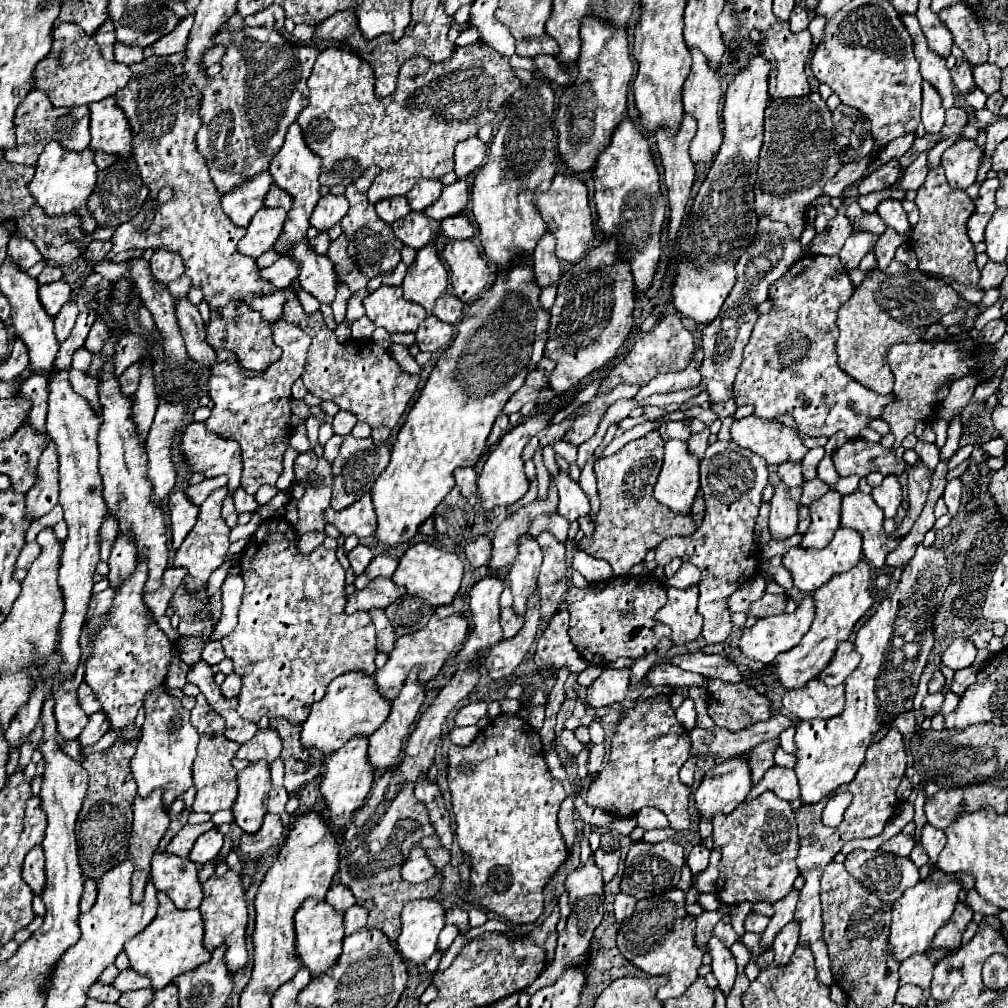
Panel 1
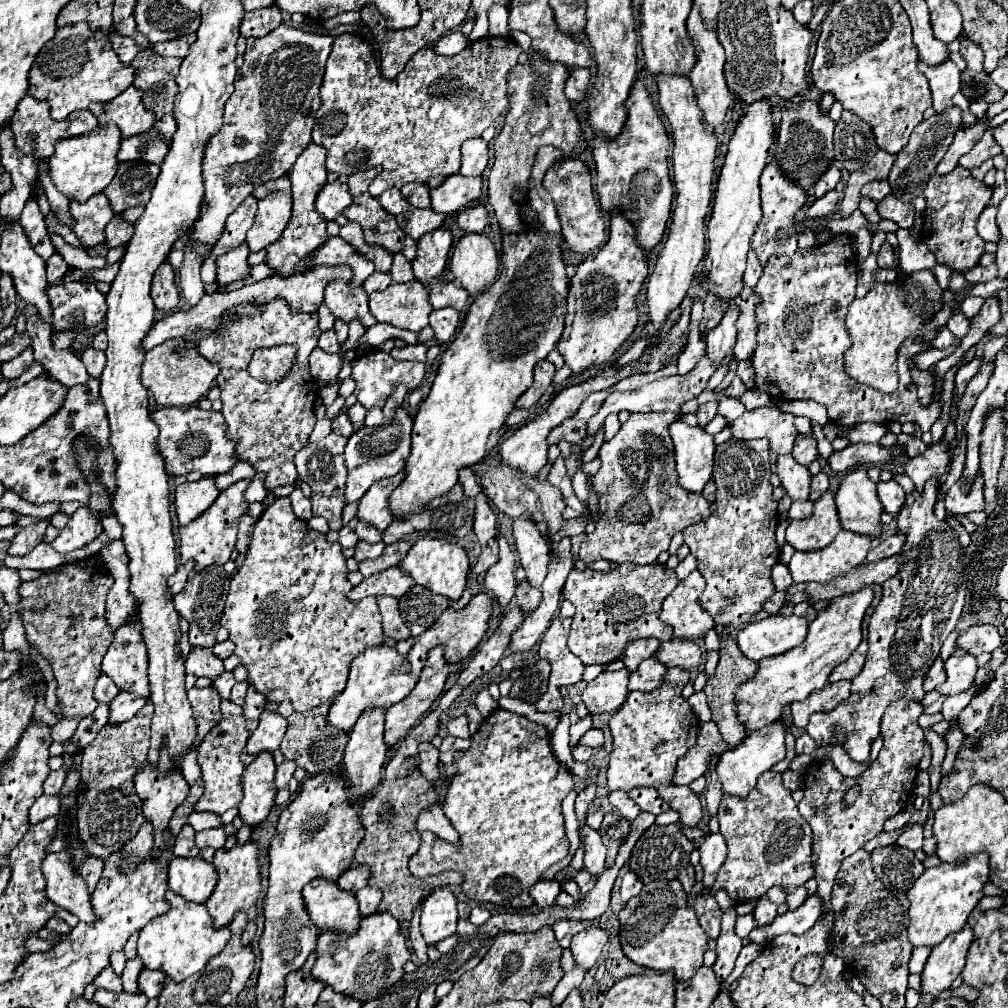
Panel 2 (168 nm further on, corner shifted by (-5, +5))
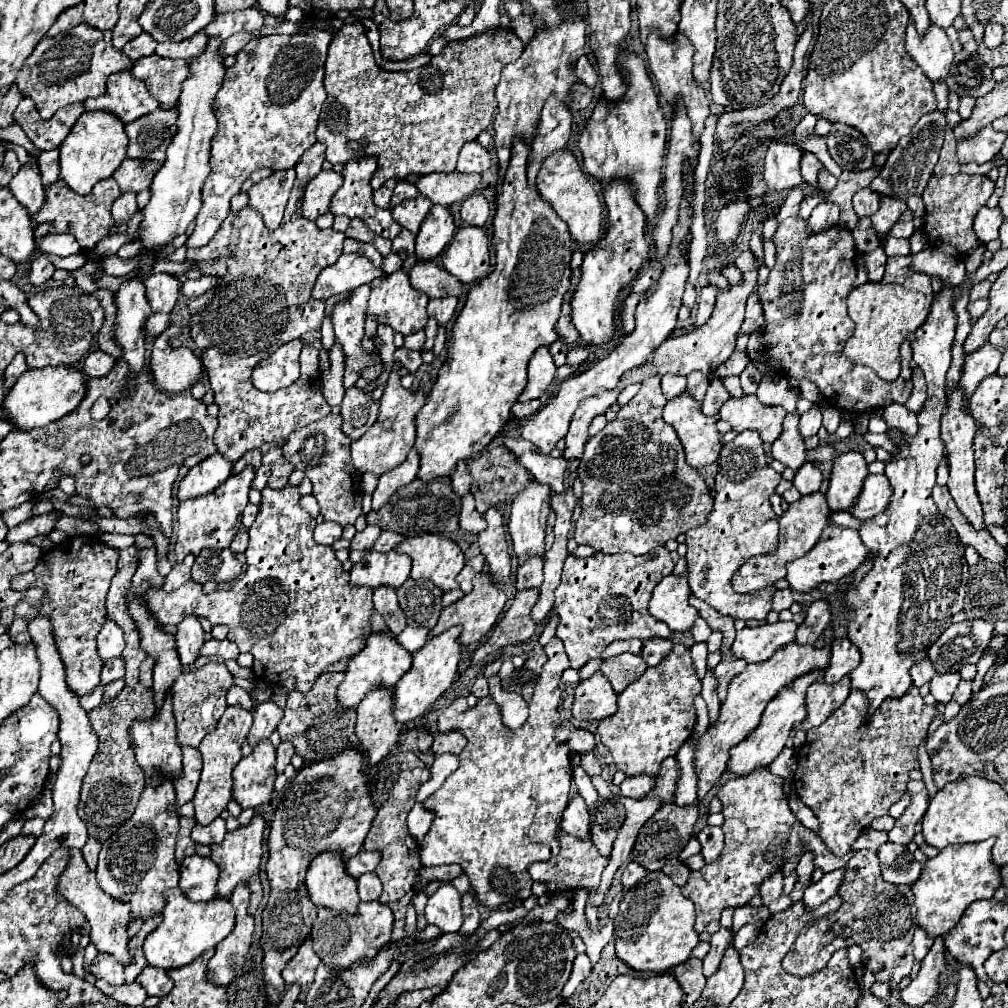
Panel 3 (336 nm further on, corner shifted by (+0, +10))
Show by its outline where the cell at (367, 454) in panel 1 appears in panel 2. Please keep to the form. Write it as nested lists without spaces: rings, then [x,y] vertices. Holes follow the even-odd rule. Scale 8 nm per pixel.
[[[399,406],[391,418],[393,418],[391,424],[373,426],[373,428],[363,426],[361,430],[357,430],[349,438],[349,444],[345,448],[345,462],[347,462],[347,468],[349,468],[345,496],[347,496],[349,504],[359,500],[371,488],[371,484],[375,480],[381,480],[381,478],[387,478],[387,476],[395,476],[397,472],[401,472],[405,462],[407,462],[407,458],[409,458],[413,418],[411,418],[411,414],[409,414],[409,410],[405,406]]]

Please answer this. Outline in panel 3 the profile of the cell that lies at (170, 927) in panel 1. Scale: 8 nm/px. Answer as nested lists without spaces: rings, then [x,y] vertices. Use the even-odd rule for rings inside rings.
[[[180,889],[164,891],[166,905],[162,909],[162,923],[146,937],[144,941],[144,957],[148,965],[160,969],[178,969],[194,959],[198,959],[204,951],[216,947],[232,929],[234,929],[234,909],[230,901],[212,899],[206,903],[188,901]]]

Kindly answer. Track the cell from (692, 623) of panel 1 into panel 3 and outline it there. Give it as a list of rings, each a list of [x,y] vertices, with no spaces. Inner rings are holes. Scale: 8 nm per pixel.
[[[666,575],[652,593],[650,613],[664,621],[670,631],[688,631],[700,617],[690,605],[690,587],[686,575]]]

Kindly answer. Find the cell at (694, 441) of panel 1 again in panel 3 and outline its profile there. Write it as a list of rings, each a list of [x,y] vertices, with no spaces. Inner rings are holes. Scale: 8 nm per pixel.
[[[694,371],[694,373],[688,375],[688,391],[690,391],[690,395],[692,395],[698,403],[704,401],[708,385],[710,385],[710,381],[708,381],[708,377],[704,377],[702,373]]]

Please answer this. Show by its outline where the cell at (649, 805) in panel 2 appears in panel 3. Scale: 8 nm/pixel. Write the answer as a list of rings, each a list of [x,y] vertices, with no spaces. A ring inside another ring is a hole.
[[[638,775],[638,777],[626,777],[620,785],[620,793],[624,797],[632,797],[632,799],[644,799],[654,787],[654,779],[650,779],[648,775]]]

